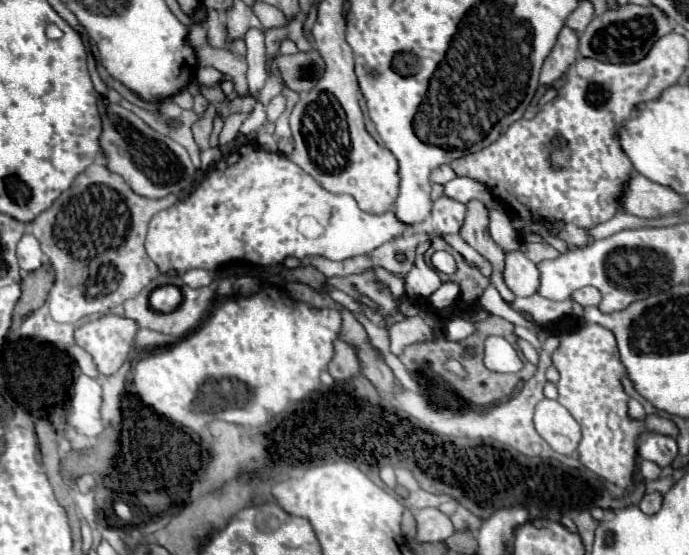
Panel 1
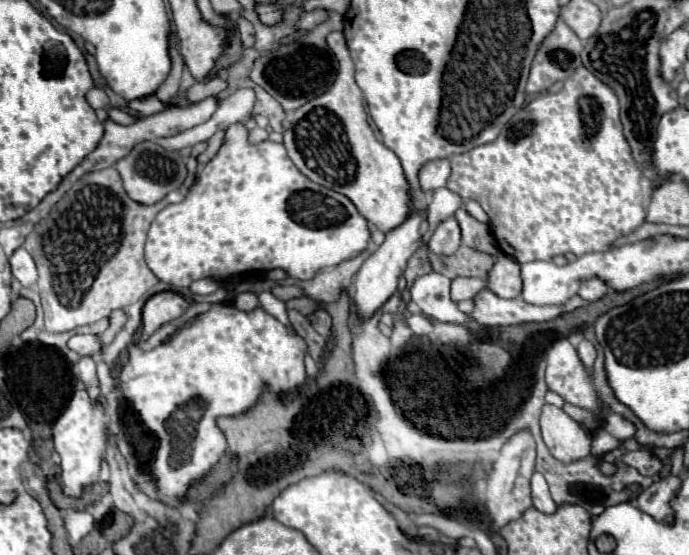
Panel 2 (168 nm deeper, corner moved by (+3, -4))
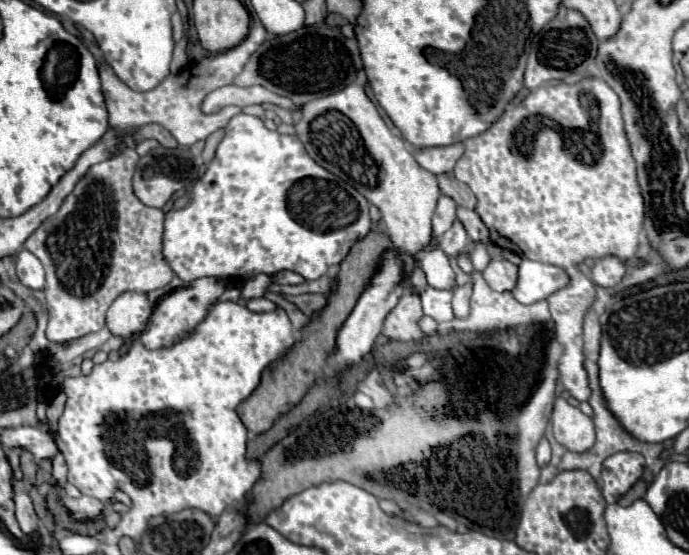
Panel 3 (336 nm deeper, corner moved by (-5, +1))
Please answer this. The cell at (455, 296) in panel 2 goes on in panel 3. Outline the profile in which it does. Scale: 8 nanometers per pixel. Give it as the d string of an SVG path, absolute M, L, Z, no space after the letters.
M493 259L483 271L483 279L495 291L511 291L517 283L517 265L507 259Z

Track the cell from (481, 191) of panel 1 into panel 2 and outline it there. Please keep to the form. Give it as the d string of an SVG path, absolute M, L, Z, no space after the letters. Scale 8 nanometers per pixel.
M441 188L433 192L429 210L427 210L427 222L429 222L429 232L435 230L435 226L439 222L443 222L445 218L451 218L455 214L455 210L459 210L463 206L463 198L455 192L451 192L449 188Z

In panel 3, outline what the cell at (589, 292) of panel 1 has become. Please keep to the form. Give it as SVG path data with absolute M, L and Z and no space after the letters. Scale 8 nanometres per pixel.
M607 255L607 257L601 257L595 261L595 265L591 269L591 279L599 287L615 287L621 283L625 271L627 271L627 267L619 257Z

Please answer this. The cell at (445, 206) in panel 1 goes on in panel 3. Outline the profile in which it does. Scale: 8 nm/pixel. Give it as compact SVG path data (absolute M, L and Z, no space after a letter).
M455 221L453 227L439 239L439 247L449 255L449 257L457 257L465 247L467 247L469 239L467 239L467 233L465 233L465 227Z

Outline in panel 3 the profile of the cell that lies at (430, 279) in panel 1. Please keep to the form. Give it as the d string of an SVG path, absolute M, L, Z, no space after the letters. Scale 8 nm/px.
M425 289L421 293L421 303L423 303L423 313L433 317L437 323L451 321L453 319L453 309L451 309L451 297L453 293L445 293L439 289Z

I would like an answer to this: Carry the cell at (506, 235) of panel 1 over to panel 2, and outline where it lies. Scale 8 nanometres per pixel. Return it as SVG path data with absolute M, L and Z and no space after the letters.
M463 200L465 202L465 210L473 216L473 218L477 218L479 222L483 222L483 224L489 224L489 216L487 216L487 212L475 202L475 200Z

